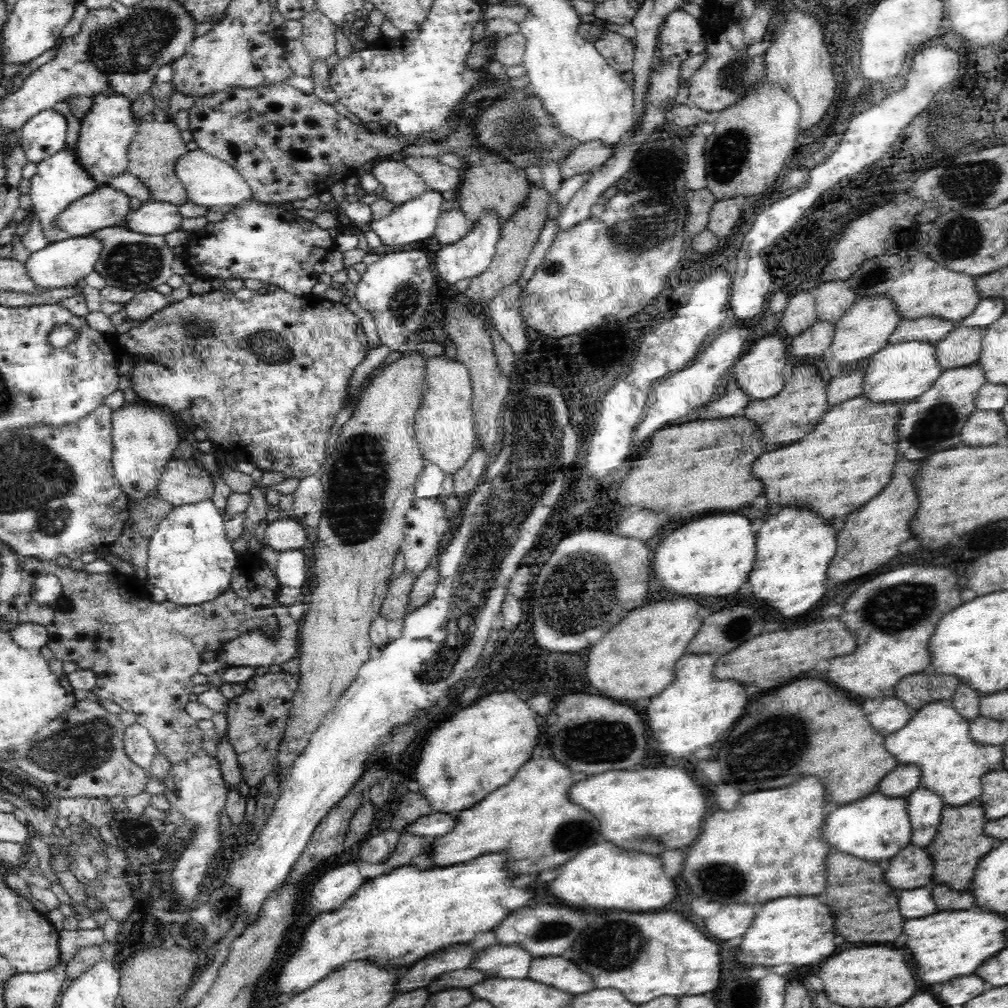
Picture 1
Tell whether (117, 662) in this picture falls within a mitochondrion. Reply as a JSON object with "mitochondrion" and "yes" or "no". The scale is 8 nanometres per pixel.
{"mitochondrion":"no"}

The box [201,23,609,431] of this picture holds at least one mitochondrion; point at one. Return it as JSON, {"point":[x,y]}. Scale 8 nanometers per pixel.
{"point":[531,125]}

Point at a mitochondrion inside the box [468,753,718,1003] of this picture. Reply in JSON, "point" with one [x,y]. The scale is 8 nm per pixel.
{"point":[623,953]}

